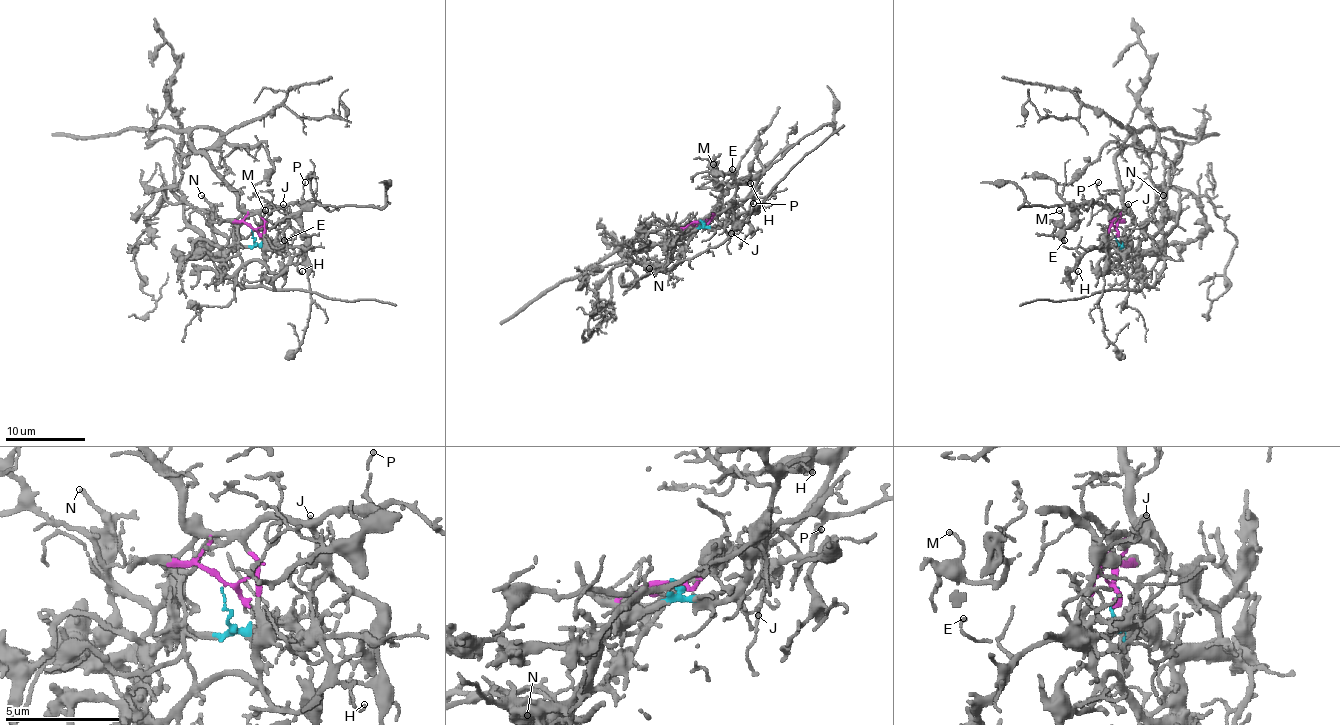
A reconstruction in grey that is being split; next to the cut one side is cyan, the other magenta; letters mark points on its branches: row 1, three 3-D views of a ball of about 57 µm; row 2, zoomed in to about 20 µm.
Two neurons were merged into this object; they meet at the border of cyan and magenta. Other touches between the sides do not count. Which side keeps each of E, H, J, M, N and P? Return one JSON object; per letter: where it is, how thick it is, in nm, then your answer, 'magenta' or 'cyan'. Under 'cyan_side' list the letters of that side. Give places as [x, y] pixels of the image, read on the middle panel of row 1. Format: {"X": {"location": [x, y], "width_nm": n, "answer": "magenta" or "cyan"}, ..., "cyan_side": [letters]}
{"E": {"location": [732, 169], "width_nm": 110, "answer": "cyan"}, "H": {"location": [750, 183], "width_nm": 110, "answer": "cyan"}, "J": {"location": [731, 233], "width_nm": 100, "answer": "magenta"}, "M": {"location": [713, 164], "width_nm": 110, "answer": "magenta"}, "N": {"location": [649, 268], "width_nm": 160, "answer": "cyan"}, "P": {"location": [753, 203], "width_nm": 100, "answer": "magenta"}, "cyan_side": ["E", "H", "N"]}

